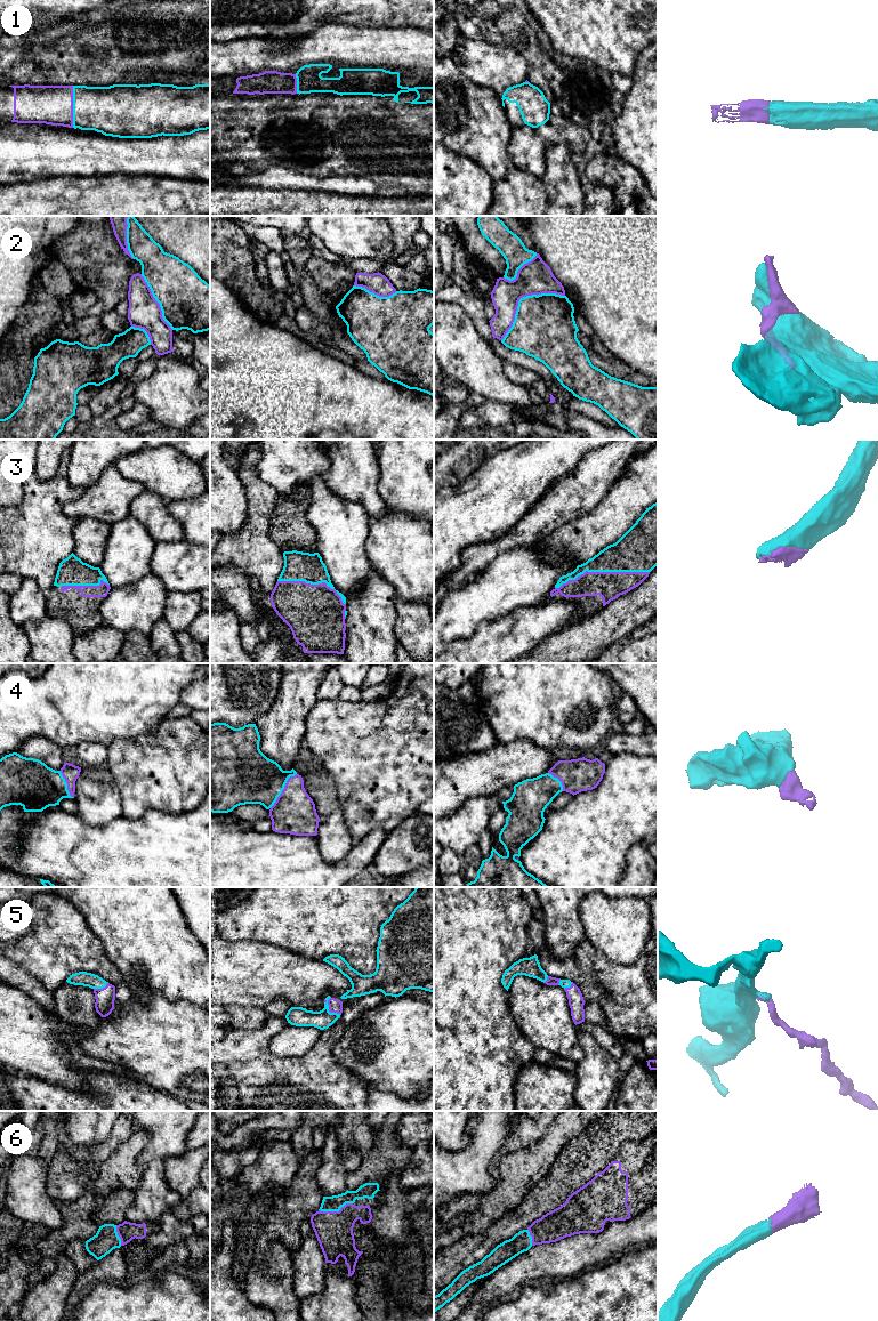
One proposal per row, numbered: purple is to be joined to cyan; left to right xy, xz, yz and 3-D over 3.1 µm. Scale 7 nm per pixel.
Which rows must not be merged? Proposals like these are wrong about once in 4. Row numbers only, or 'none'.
2

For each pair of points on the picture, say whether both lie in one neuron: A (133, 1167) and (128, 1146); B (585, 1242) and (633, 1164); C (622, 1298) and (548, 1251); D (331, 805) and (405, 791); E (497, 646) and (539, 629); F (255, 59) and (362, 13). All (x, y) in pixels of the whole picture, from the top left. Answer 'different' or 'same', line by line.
A: same
B: different
C: different
D: different
E: same
F: different

